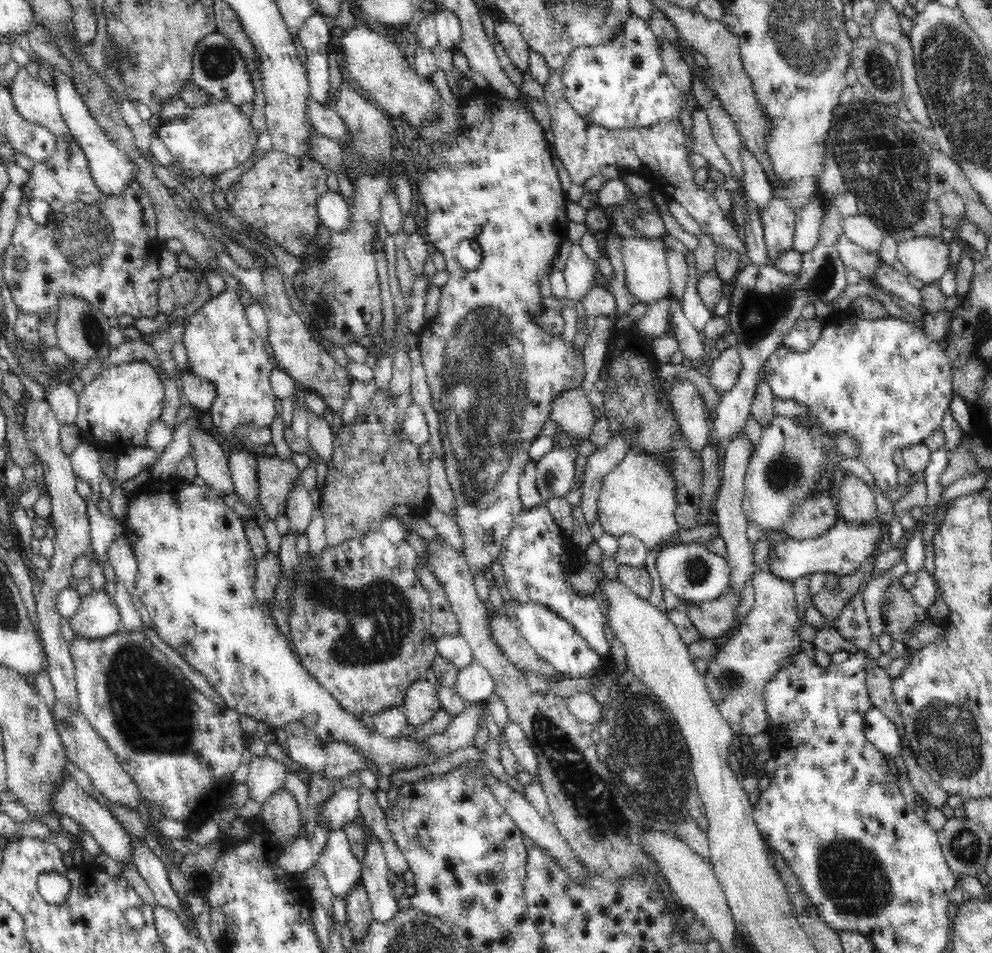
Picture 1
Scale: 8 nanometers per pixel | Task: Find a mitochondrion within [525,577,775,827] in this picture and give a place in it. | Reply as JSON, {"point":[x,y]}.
{"point":[669,781]}

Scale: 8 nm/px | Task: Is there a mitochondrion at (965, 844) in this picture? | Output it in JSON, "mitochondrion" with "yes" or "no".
{"mitochondrion":"yes"}

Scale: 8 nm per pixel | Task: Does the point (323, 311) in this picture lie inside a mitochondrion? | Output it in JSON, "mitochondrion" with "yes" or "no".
{"mitochondrion":"yes"}

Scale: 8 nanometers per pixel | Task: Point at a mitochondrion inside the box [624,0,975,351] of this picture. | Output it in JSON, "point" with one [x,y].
{"point":[895,174]}

